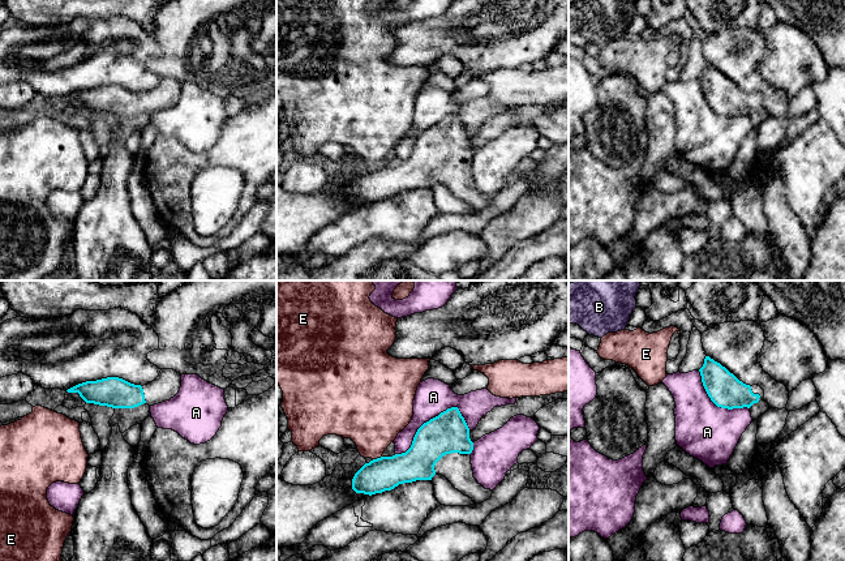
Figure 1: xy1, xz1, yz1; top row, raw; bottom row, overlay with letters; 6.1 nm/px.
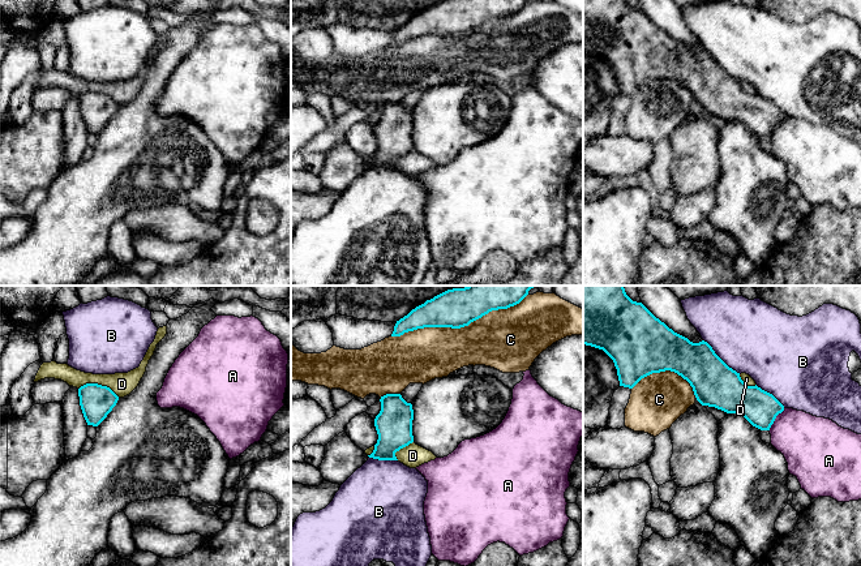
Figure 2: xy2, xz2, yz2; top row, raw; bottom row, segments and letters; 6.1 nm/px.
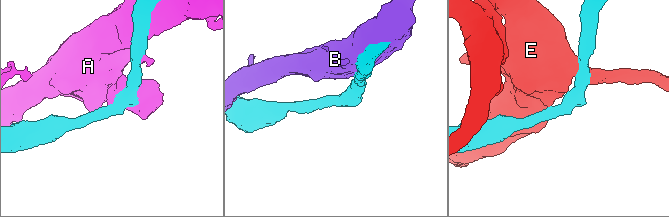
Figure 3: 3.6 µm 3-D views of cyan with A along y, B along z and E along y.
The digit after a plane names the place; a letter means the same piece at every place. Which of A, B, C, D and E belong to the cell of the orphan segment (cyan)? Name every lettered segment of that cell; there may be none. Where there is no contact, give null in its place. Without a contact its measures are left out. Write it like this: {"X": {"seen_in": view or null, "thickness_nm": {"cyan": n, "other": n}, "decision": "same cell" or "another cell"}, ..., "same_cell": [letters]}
{"A": {"seen_in": "xz1", "thickness_nm": {"cyan": 240, "other": 220}, "decision": "another cell"}, "B": {"seen_in": "yz2", "thickness_nm": {"cyan": 280, "other": 460}, "decision": "another cell"}, "C": {"seen_in": "xz2", "thickness_nm": {"cyan": 240, "other": 340}, "decision": "another cell"}, "D": {"seen_in": "xy2", "thickness_nm": {"cyan": 200, "other": 140}, "decision": "another cell"}, "E": {"seen_in": "xz1", "thickness_nm": {"cyan": 200, "other": 360}, "decision": "another cell"}, "same_cell": []}

